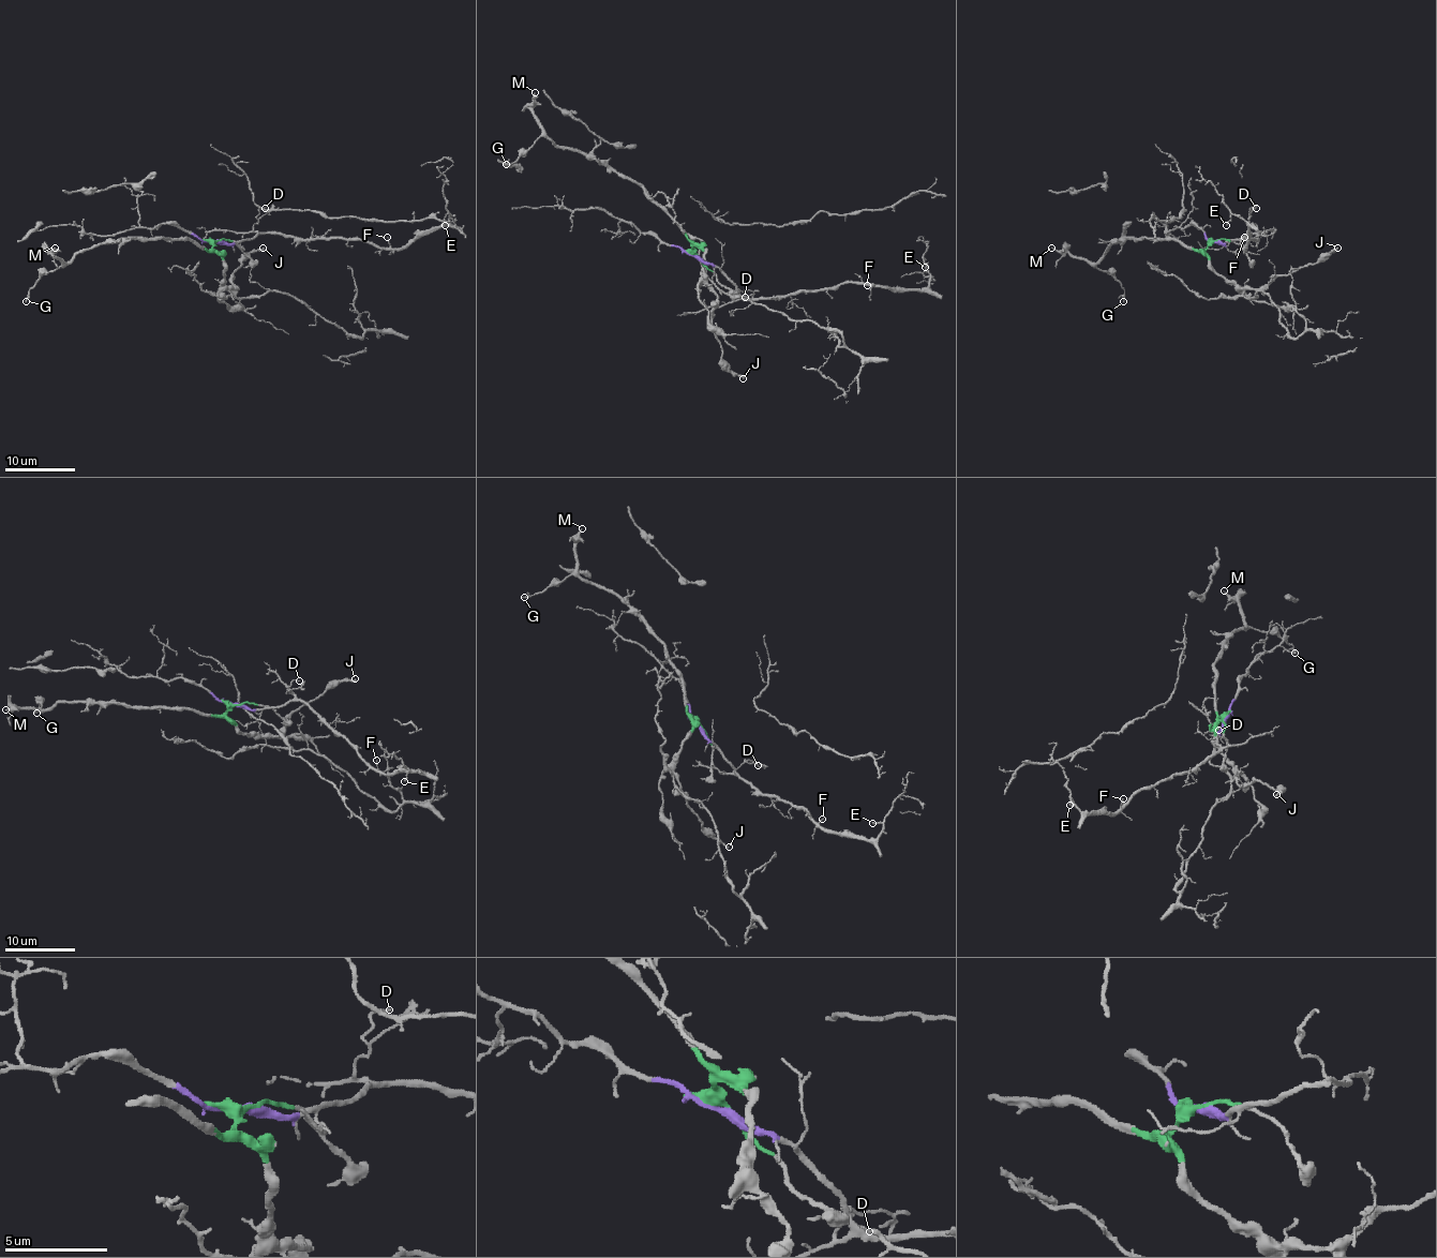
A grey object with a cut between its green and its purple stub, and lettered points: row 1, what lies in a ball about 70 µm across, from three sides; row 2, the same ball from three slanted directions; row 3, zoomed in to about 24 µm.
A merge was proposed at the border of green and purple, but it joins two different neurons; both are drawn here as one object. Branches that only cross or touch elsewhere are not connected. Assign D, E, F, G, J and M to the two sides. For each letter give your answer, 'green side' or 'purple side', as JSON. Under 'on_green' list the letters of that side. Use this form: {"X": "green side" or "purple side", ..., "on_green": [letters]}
{"D": "purple side", "E": "purple side", "F": "purple side", "G": "green side", "J": "green side", "M": "green side", "on_green": ["G", "J", "M"]}

